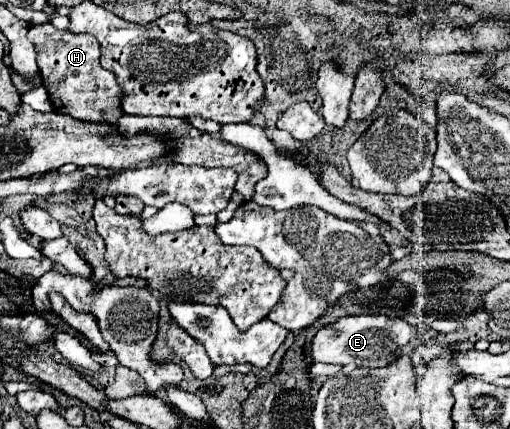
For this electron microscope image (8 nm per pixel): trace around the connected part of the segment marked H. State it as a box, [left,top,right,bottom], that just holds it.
[28,23,124,123]

